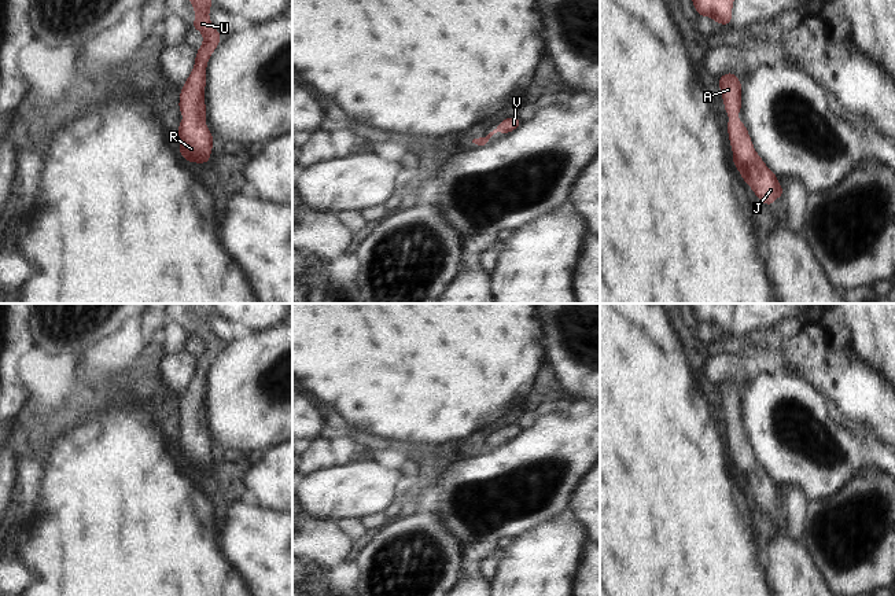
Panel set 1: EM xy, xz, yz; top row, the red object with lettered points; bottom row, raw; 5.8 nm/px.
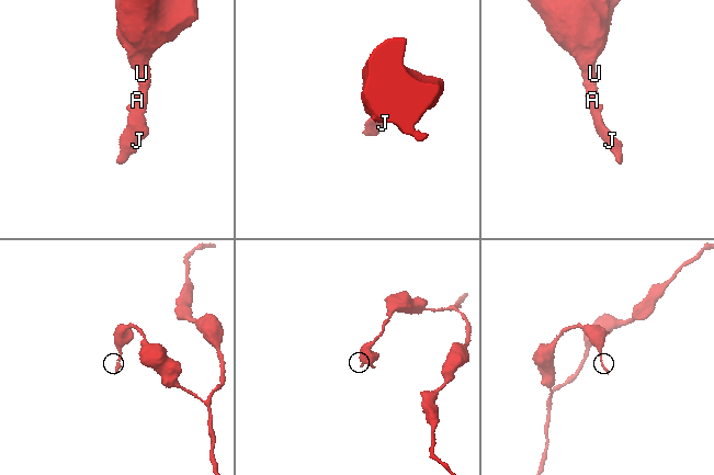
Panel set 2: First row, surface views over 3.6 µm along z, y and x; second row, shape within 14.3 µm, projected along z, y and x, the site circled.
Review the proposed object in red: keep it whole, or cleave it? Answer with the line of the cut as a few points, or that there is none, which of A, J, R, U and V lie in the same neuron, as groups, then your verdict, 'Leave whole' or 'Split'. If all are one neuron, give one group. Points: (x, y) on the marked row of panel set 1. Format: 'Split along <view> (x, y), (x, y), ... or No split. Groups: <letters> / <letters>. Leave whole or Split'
No split. Groups: A J R U V. Leave whole

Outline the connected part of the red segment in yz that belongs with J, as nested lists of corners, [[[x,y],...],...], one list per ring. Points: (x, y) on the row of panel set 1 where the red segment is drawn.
[[[732,71],[718,77],[718,81],[725,104],[725,111],[730,117],[730,119],[728,121],[728,133],[733,151],[733,163],[736,169],[741,173],[741,177],[745,184],[752,188],[756,198],[760,199],[769,207],[771,207],[773,200],[784,196],[784,192],[781,184],[777,180],[777,176],[766,166],[762,158],[756,154],[744,122],[736,118],[736,115],[741,111],[740,87],[743,81],[740,81]]]

